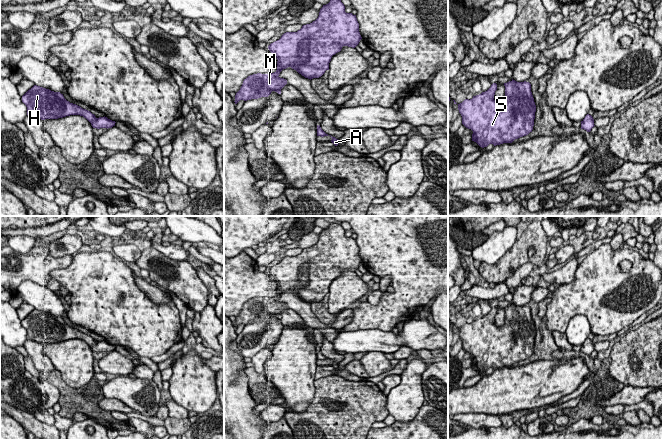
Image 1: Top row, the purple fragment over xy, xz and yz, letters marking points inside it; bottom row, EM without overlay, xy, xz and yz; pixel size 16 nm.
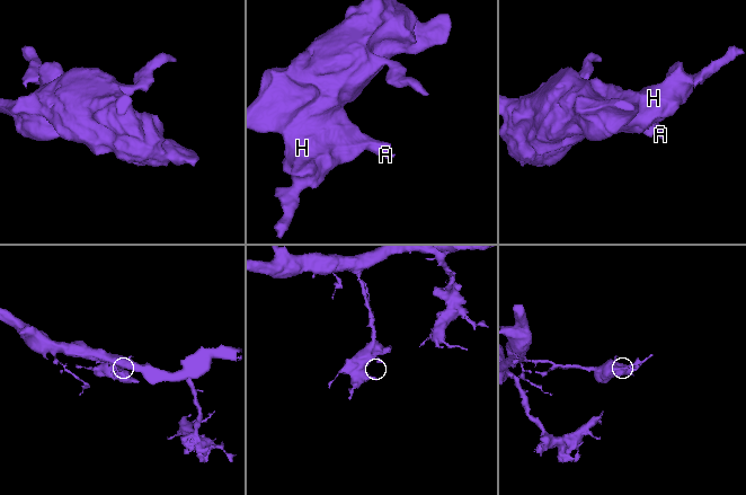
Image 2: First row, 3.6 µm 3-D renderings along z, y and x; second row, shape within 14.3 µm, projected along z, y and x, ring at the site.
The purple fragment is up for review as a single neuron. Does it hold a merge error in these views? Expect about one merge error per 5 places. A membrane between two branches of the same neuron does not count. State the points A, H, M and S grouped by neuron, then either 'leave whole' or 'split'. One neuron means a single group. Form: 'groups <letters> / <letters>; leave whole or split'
groups A H M S; leave whole

